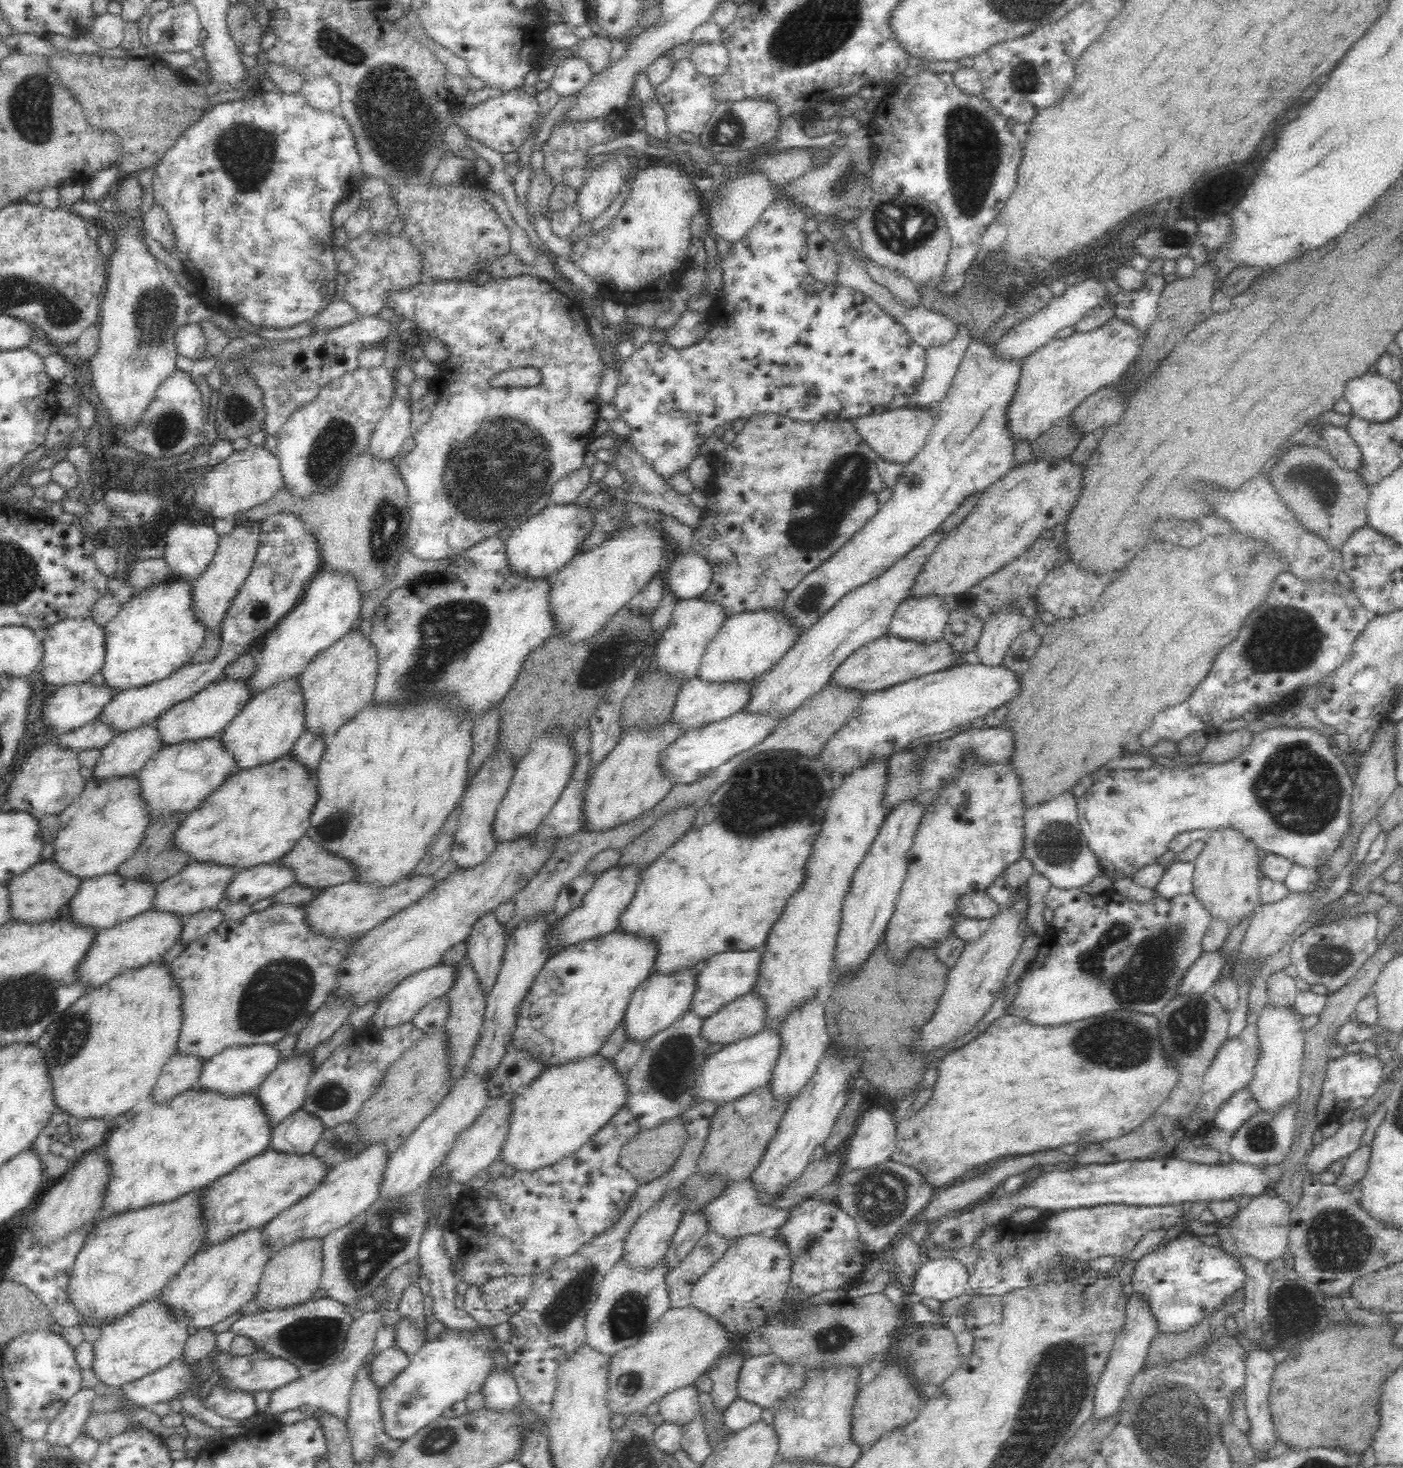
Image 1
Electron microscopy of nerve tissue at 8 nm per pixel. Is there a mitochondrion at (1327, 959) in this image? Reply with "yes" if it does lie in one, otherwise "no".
yes

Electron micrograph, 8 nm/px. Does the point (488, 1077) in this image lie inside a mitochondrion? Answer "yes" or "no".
no

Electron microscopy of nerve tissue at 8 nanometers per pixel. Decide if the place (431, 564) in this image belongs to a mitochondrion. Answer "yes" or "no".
no

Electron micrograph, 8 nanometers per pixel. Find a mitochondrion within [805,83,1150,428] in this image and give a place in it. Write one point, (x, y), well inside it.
(972, 152)

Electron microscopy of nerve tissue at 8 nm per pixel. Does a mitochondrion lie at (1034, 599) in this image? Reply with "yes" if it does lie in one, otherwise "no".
no

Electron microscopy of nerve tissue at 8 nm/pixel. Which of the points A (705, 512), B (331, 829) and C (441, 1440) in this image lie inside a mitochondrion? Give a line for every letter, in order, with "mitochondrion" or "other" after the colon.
A: other
B: mitochondrion
C: mitochondrion

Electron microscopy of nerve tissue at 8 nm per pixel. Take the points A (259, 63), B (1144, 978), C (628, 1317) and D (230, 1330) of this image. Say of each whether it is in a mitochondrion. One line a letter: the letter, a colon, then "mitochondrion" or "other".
A: other
B: mitochondrion
C: mitochondrion
D: other

